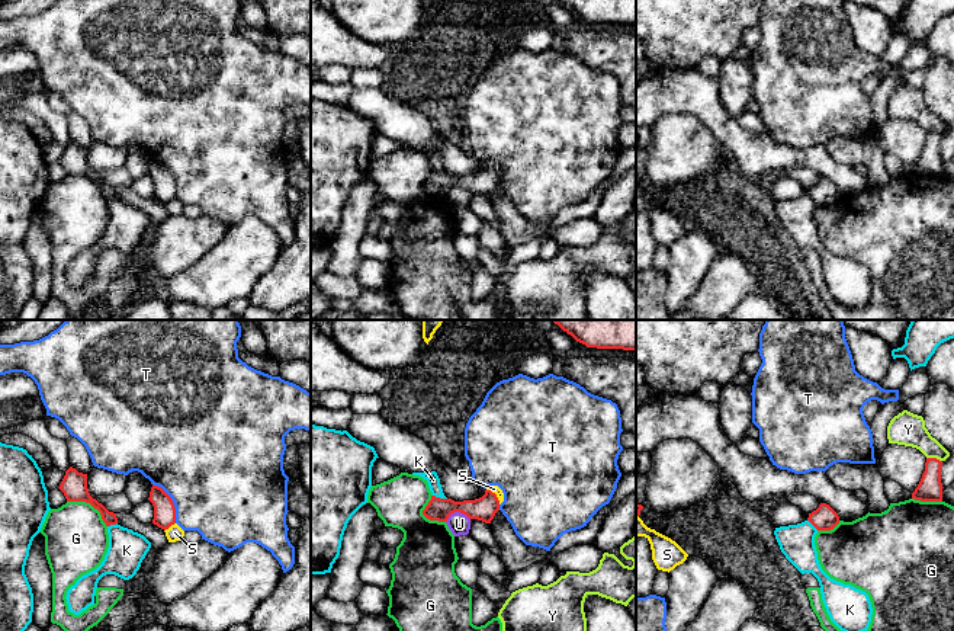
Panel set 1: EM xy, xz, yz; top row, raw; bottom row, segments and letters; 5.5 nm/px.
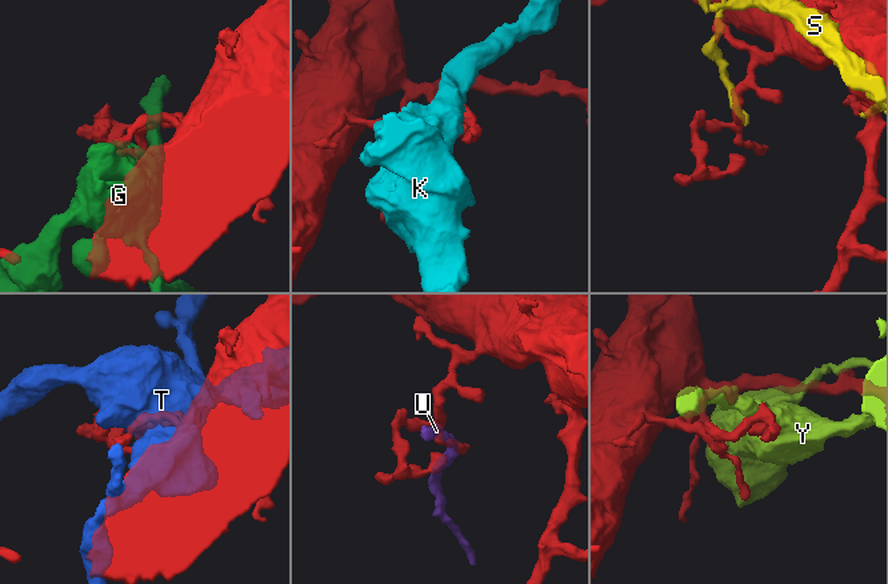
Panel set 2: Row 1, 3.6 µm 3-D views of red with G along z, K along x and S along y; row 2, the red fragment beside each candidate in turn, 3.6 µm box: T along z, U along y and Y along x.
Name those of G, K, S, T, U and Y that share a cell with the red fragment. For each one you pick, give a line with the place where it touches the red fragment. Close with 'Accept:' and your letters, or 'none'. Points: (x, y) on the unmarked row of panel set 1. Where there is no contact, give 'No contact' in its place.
Accept: none

